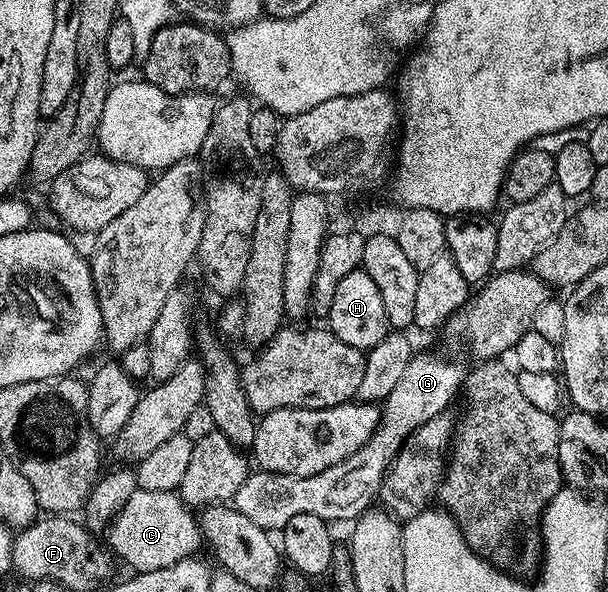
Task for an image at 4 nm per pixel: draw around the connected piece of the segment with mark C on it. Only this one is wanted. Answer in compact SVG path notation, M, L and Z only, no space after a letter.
M138 488L129 500L125 500L121 512L107 527L105 537L110 553L120 554L135 572L169 568L169 564L177 564L177 560L192 557L198 551L195 549L205 542L196 515L184 505L178 493L149 492Z

